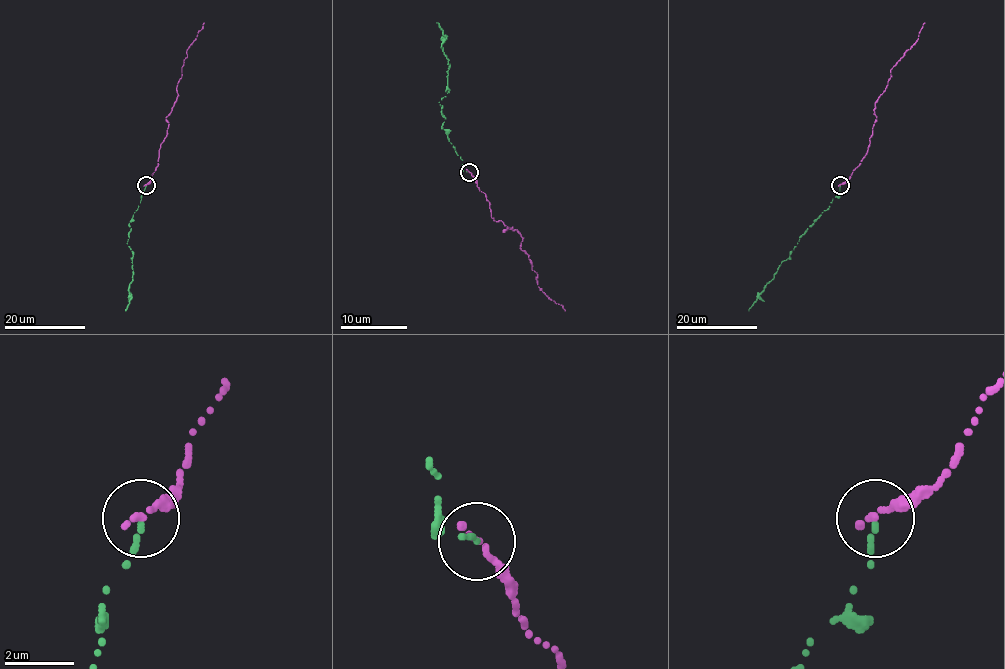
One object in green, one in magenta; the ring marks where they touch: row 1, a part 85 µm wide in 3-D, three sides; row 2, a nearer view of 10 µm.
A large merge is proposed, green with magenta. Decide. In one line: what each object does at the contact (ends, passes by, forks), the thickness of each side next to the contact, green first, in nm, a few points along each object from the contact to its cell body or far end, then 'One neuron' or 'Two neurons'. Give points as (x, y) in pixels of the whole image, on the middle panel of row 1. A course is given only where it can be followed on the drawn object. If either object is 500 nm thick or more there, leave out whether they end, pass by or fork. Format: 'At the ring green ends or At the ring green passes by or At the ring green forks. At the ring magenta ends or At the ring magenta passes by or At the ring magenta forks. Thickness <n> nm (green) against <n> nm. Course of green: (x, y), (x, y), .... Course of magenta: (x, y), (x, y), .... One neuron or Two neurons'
At the ring green ends. At the ring magenta ends. Thickness 140 nm (green) against 200 nm. Course of green: (470, 172), (462, 167), (442, 127), (445, 117), (438, 102), (448, 91), (448, 59), (437, 23). Course of magenta: (470, 172), (491, 217), (508, 227), (503, 231), (511, 228), (523, 238), (520, 246), (538, 286), (564, 311). One neuron

